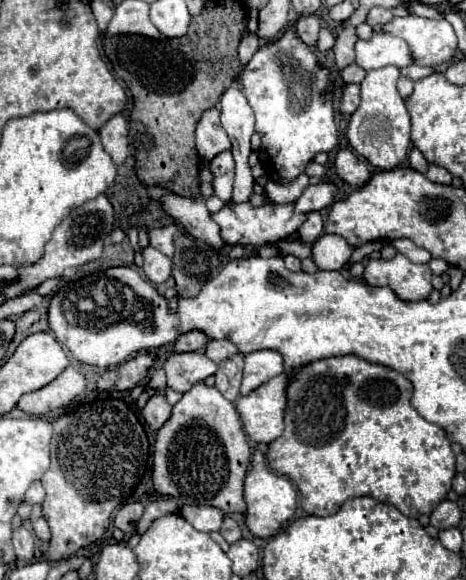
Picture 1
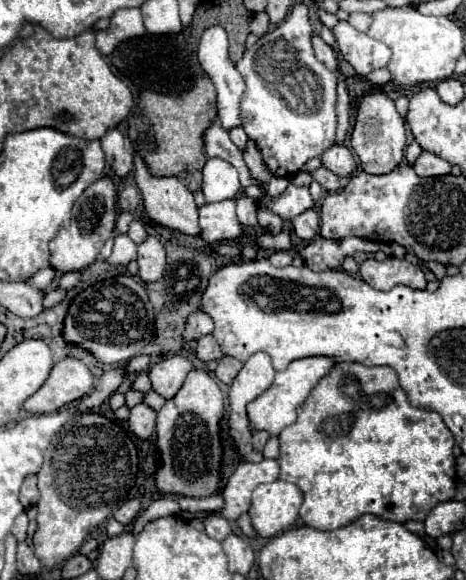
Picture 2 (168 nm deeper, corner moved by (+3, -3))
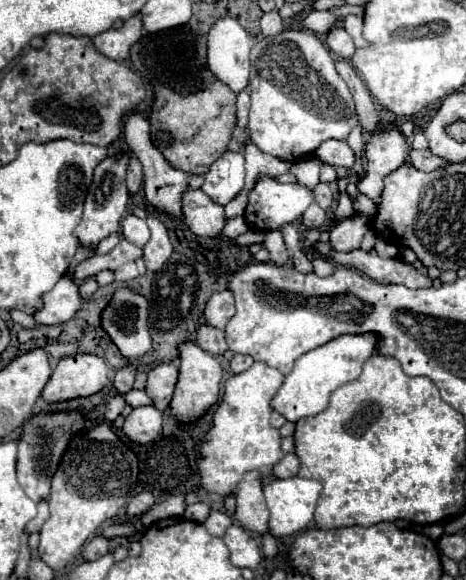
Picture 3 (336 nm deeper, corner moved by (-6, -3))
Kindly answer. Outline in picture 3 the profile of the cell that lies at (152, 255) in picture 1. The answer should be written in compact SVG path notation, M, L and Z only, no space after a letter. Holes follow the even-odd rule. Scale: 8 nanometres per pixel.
M147 217L147 223L149 223L149 229L151 229L151 239L143 247L143 259L145 259L147 271L159 271L167 263L167 259L171 257L173 247L171 247L171 241L169 241L167 229L159 219Z

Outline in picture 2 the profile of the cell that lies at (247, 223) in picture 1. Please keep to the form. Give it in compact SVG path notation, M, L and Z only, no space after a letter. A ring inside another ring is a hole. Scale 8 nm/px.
M218 201L198 207L200 239L206 243L232 241L242 233L242 225L236 217L236 201Z

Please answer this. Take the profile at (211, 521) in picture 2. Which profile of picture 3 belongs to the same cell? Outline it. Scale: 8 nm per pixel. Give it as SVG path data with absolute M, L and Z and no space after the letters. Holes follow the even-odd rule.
M211 511L211 515L207 517L207 521L203 523L205 529L215 535L215 537L223 537L225 531L233 525L233 519L227 515L227 513L221 513L221 511Z

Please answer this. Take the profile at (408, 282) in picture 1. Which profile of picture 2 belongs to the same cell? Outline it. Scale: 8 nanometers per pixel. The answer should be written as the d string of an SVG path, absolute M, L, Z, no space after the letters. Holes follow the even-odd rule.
M386 257L384 261L366 259L360 265L360 273L368 285L380 291L390 291L394 285L426 289L426 279L422 269L396 257Z

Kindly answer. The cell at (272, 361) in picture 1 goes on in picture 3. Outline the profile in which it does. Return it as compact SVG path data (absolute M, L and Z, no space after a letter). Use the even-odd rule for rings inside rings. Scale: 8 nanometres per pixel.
M257 361L251 369L227 379L223 401L213 413L213 427L207 433L207 441L201 445L203 457L199 459L199 473L201 485L209 493L231 495L247 471L257 469L263 475L269 475L271 467L285 455L281 451L279 431L269 425L269 401L275 397L281 383L283 373L263 361Z

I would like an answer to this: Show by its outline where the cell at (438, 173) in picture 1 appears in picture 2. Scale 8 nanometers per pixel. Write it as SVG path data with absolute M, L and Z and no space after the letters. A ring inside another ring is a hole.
M422 151L412 167L420 177L436 177L450 173L450 163L430 151Z

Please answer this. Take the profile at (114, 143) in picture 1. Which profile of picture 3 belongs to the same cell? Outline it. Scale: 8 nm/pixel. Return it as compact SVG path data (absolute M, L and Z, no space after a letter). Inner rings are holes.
M133 155L129 159L129 169L127 169L127 189L129 193L137 193L141 189L141 183L143 183L143 171L141 171L141 161Z

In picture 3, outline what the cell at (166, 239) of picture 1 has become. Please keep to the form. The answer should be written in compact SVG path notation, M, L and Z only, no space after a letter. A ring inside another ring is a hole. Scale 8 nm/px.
M127 215L121 227L121 233L127 241L135 243L137 247L143 247L149 241L149 229L147 229L147 221L139 219L135 215Z

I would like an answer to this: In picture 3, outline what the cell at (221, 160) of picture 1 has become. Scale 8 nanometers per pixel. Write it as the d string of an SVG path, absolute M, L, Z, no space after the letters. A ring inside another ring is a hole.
M225 151L205 175L203 191L221 205L227 205L241 189L245 179L245 157L243 153Z

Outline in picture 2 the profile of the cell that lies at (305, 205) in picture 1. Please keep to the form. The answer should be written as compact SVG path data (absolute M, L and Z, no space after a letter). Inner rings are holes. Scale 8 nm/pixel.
M288 183L286 191L278 197L270 197L264 195L258 199L258 203L266 209L270 209L274 215L282 217L284 221L292 221L296 215L300 215L306 209L312 209L312 197L308 193L308 187L296 187L292 183Z

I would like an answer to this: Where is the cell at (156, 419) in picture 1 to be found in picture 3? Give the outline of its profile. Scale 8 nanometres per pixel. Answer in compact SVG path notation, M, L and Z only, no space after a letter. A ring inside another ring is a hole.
M153 405L135 407L127 415L123 431L135 443L151 443L159 435L161 423L163 423L163 413Z

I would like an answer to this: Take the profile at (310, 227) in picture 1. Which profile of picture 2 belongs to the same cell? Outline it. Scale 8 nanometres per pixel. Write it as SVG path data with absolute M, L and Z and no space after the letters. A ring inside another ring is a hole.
M308 209L304 213L300 213L298 217L292 219L292 227L294 227L294 233L300 237L300 239L314 239L318 235L318 227L320 227L320 217L318 217L318 211L316 209Z

